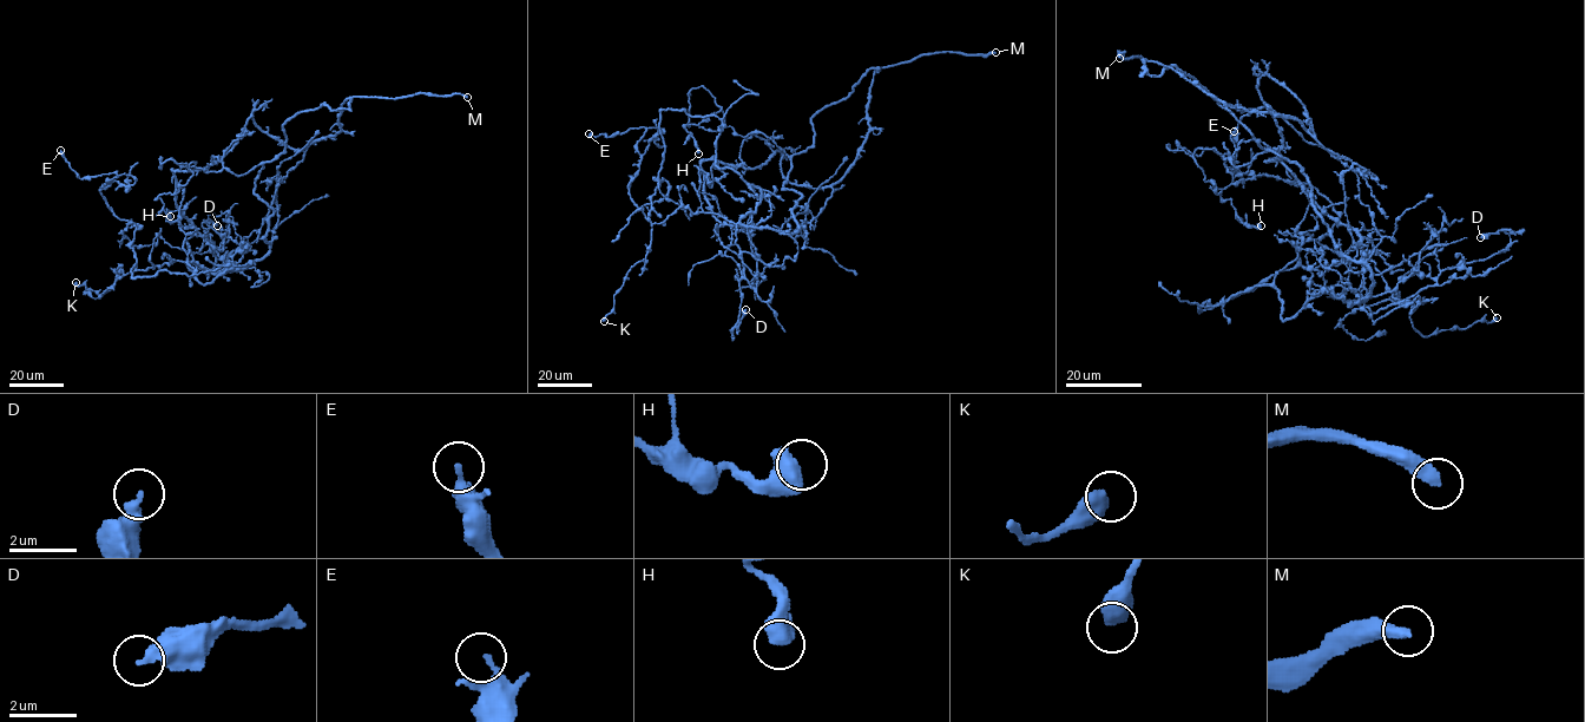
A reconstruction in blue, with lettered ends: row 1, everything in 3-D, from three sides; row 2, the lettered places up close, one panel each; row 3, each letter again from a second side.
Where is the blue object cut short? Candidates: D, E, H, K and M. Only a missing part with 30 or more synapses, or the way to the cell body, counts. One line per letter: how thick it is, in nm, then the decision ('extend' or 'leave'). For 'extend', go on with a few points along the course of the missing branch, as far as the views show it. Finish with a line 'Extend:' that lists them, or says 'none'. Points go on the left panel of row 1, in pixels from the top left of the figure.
D: 400 nm thick; leave
E: 240 nm thick; leave
H: 650 nm thick; leave
K: 550 nm thick; leave
M: 400 nm thick; extend
Extend: M

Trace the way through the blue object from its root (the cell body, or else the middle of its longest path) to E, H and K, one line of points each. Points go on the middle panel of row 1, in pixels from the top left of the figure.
E: (761, 194), (716, 166), (714, 115), (661, 111), (669, 190), (640, 209), (627, 185), (645, 128), (589, 133)
H: (761, 194), (755, 229), (714, 215), (701, 163), (740, 165), (751, 133), (717, 105), (685, 126), (698, 153)
K: (761, 194), (755, 211), (735, 224), (684, 207), (653, 224), (645, 261), (630, 269), (604, 321)

